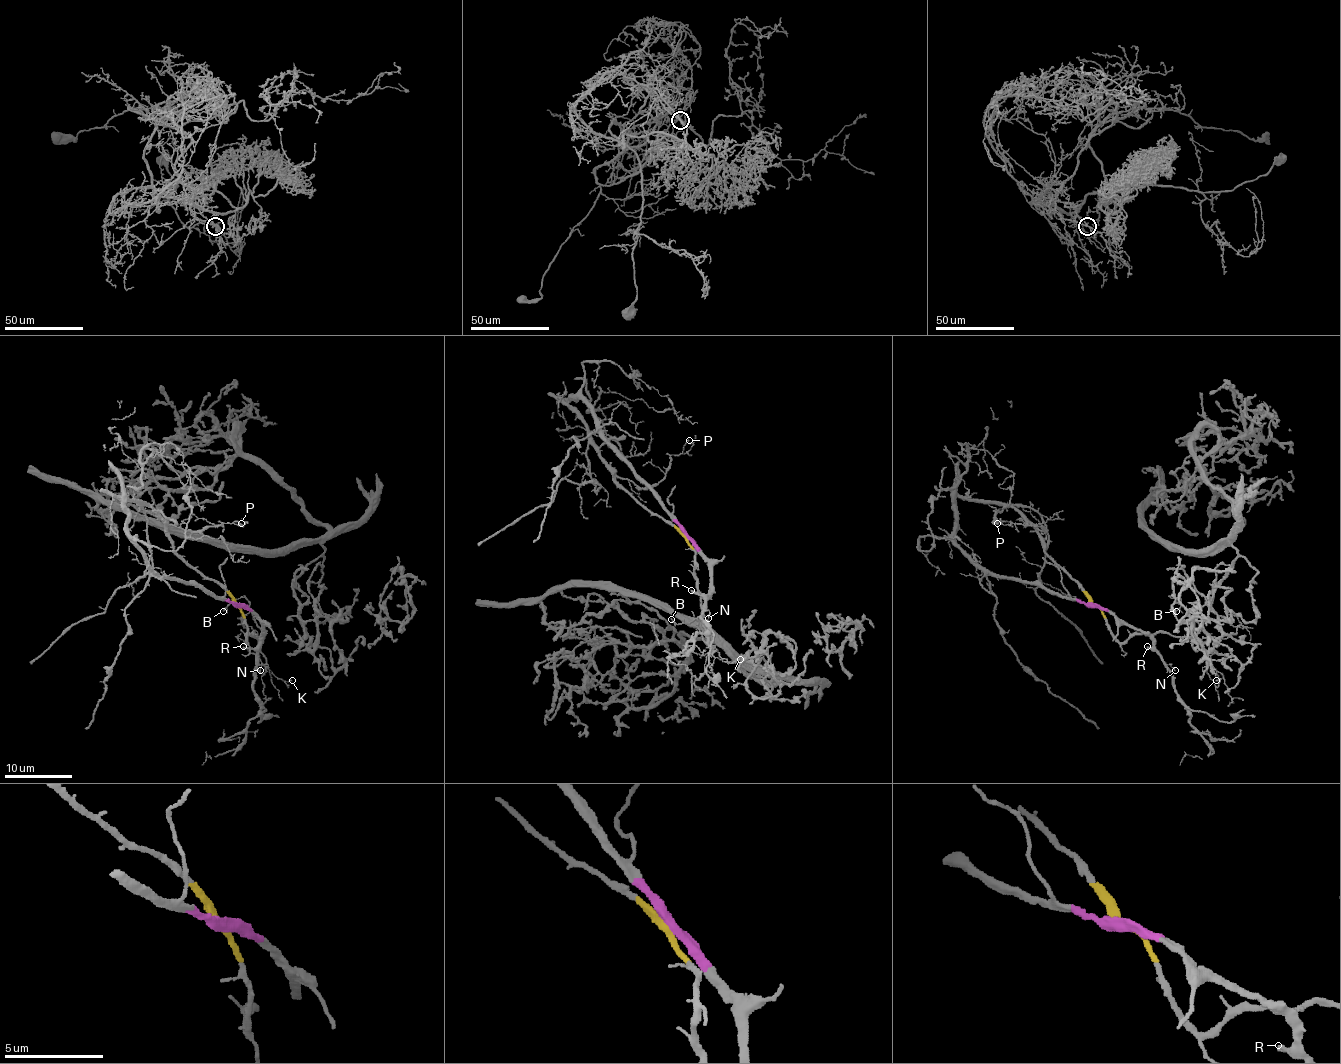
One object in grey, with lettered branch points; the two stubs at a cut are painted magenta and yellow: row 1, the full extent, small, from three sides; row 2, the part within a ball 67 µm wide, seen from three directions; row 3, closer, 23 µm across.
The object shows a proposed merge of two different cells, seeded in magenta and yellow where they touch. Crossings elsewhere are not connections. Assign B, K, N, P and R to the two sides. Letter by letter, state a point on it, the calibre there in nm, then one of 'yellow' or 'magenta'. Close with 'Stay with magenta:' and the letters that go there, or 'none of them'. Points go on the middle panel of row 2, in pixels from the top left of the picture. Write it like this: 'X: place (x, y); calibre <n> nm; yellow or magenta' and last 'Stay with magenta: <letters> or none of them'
B: place (671, 619); calibre 100 nm; yellow
K: place (740, 659); calibre 120 nm; yellow
N: place (708, 618); calibre 110 nm; magenta
P: place (689, 440); calibre 120 nm; yellow
R: place (691, 590); calibre 200 nm; magenta
Stay with magenta: N, R

